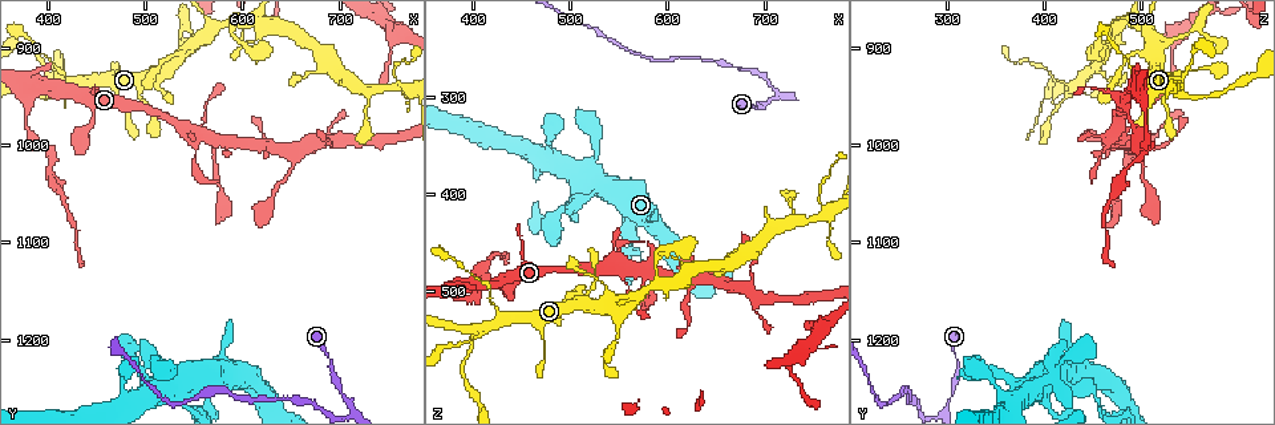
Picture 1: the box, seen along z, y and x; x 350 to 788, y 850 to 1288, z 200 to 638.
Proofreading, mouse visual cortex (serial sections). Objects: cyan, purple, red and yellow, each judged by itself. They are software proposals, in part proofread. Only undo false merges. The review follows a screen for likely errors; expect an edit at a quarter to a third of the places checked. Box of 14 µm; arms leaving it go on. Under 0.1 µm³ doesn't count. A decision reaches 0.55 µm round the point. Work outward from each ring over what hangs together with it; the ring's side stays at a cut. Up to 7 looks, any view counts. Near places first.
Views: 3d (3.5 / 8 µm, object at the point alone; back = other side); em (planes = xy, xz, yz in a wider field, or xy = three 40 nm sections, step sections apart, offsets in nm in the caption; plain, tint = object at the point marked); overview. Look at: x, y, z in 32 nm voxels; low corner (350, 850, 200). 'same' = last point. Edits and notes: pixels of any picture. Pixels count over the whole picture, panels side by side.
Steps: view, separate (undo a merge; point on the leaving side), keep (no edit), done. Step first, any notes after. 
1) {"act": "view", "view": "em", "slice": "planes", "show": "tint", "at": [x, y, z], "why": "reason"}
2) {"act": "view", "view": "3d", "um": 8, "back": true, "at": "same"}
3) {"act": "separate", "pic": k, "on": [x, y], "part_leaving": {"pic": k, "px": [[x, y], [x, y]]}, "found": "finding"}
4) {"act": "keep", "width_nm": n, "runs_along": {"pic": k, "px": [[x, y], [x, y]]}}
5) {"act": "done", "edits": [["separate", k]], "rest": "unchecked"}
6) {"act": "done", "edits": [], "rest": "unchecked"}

{"act": "view", "view": "3d", "um": 3.5, "at": [430, 940, 530], "why": "calibre changes"}

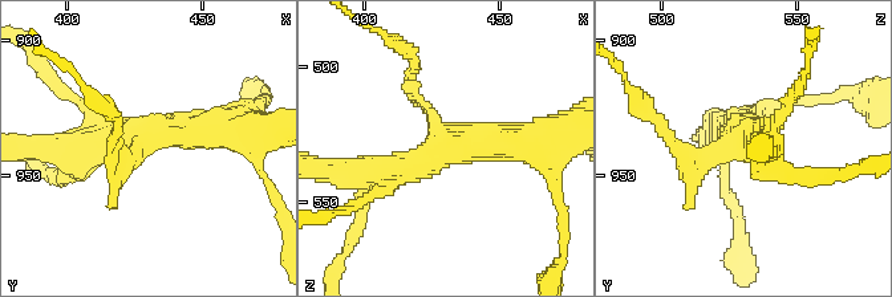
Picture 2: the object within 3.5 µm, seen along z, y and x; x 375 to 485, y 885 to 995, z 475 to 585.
{"act": "view", "view": "em", "slice": "planes", "show": "tint", "at": [427, 937, 531], "arms": 4, "arm_widths_nm": [150, 200, 300, 350]}

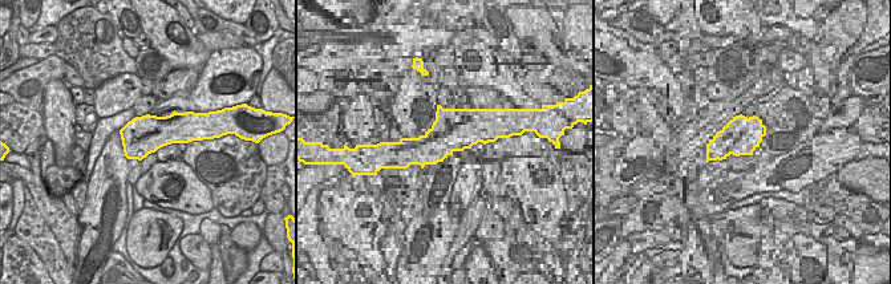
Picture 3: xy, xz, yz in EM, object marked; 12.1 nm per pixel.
{"act": "view", "view": "em", "slice": "xy", "step": 3, "show": "tint", "at": "same"}

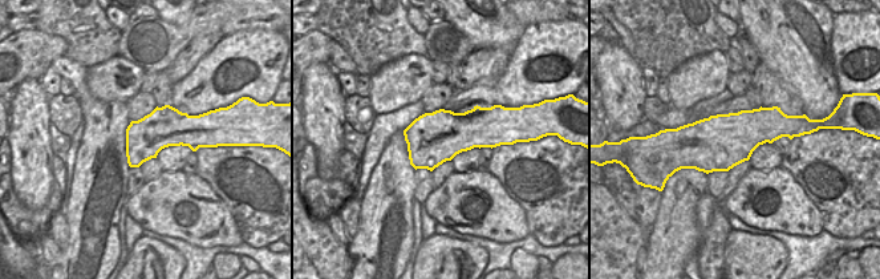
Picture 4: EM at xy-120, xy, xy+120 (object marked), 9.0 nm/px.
{"act": "keep", "runs_along": {"pic": 2, "px": [[523, 137], [450, 146], [365, 180]]}, "found": "one cell here"}

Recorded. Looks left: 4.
{"act": "view", "view": "3d", "um": 3.5, "at": [730, 940, 430], "why": "sudden change in width"}

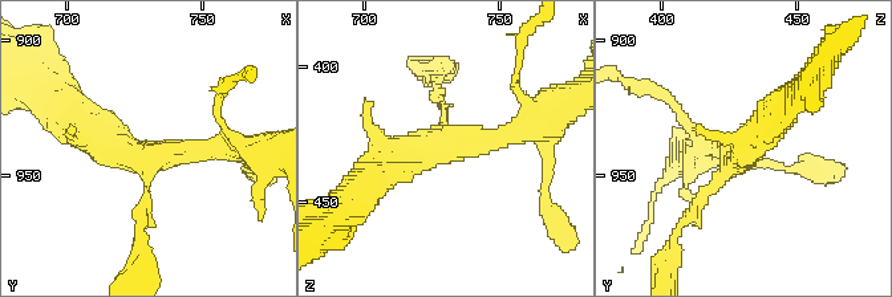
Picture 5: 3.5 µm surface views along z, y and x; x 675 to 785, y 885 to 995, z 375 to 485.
{"act": "view", "view": "em", "slice": "xy", "step": 5, "show": "tint", "at": [730, 942, 429], "why": "need the tissue"}

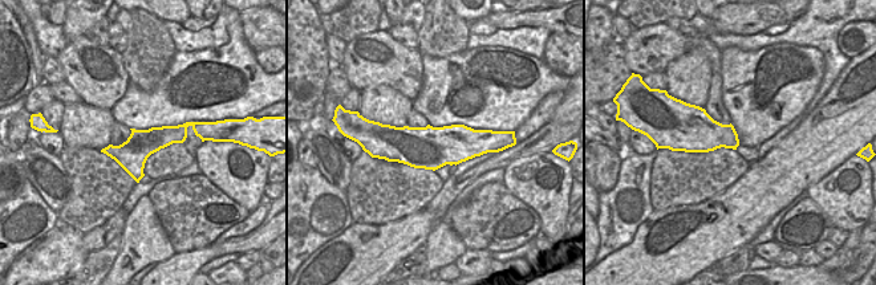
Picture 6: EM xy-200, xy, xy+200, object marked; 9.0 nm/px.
{"act": "keep", "runs_along": {"pic": 5, "px": [[373, 174], [397, 157], [532, 126]]}, "found": "all the same cell"}

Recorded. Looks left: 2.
{"act": "done", "edits": [], "rest": "unchecked"}

